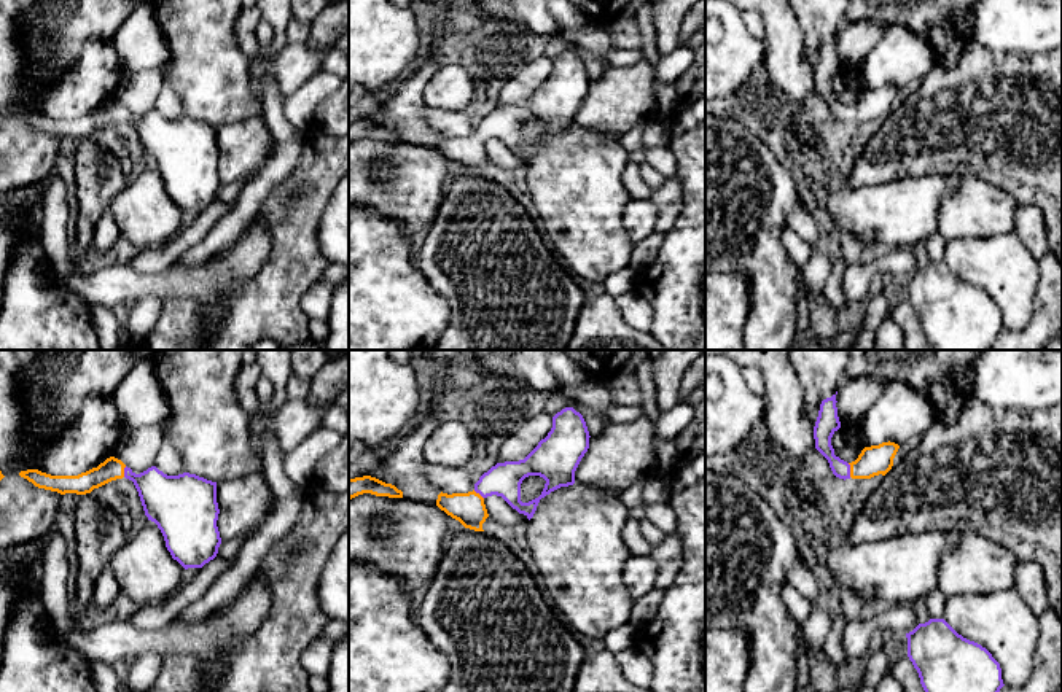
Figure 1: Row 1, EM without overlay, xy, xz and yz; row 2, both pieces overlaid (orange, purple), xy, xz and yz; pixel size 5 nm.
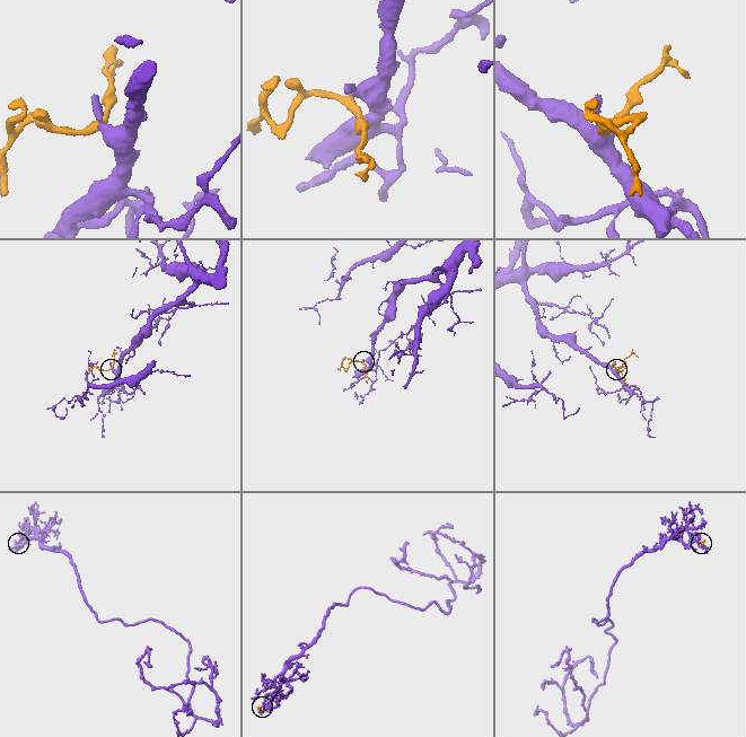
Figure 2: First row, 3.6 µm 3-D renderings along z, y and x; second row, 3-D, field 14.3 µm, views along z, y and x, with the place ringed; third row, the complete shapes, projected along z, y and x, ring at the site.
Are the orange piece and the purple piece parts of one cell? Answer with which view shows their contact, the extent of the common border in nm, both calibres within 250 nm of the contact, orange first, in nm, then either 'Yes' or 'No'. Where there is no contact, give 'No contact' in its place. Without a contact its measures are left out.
Touches orange in yz. Shared border 70 nm. Thickness 150 nm (orange) against 110 nm. Yes

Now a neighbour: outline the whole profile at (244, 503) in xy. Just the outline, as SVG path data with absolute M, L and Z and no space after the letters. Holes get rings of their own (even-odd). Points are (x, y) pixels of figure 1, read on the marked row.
M261 472L217 482L221 542L256 531L271 515L272 490Z

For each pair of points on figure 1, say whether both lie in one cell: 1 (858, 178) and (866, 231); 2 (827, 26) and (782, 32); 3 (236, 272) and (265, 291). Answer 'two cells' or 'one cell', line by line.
1: two cells
2: two cells
3: two cells

